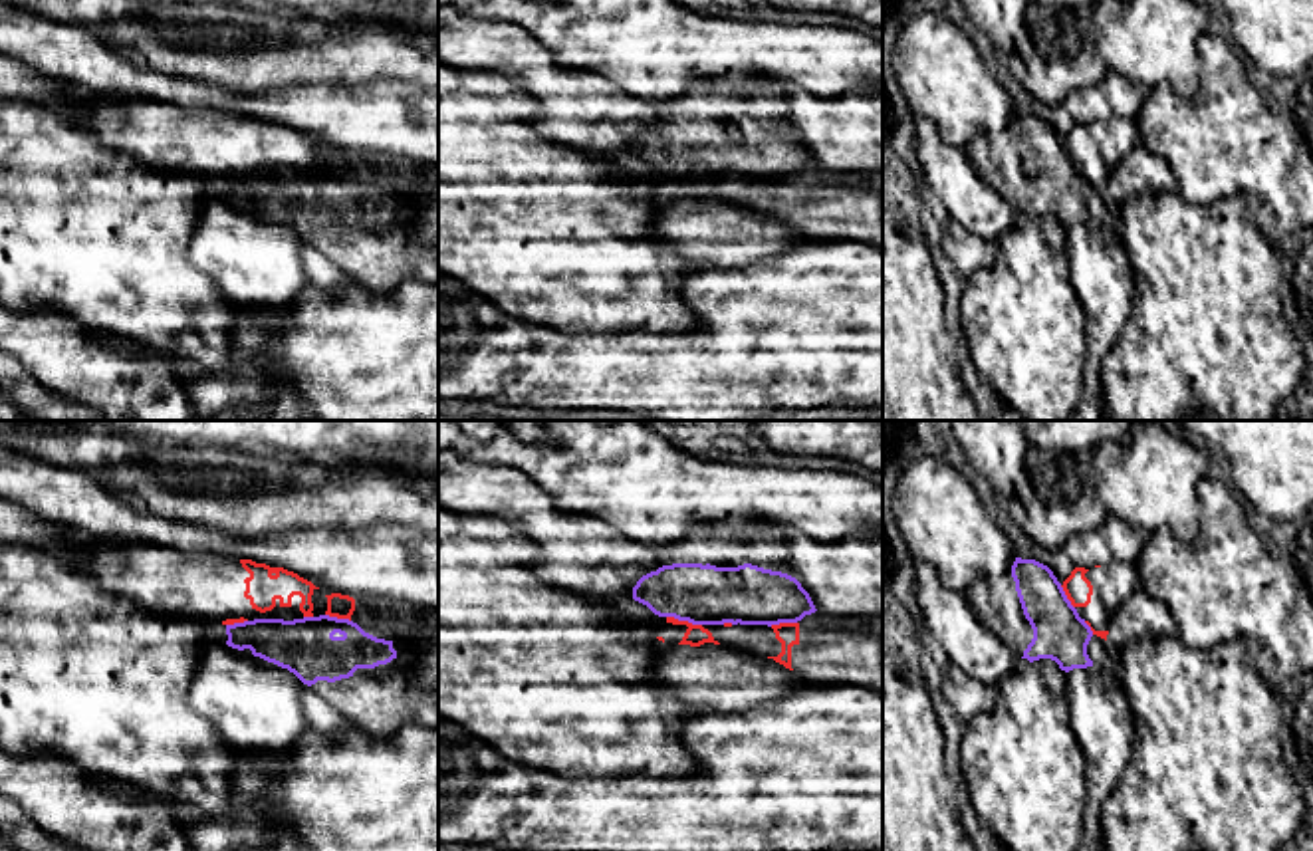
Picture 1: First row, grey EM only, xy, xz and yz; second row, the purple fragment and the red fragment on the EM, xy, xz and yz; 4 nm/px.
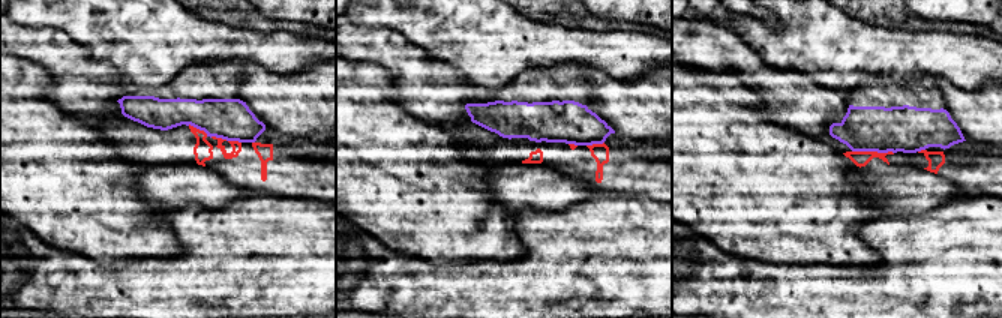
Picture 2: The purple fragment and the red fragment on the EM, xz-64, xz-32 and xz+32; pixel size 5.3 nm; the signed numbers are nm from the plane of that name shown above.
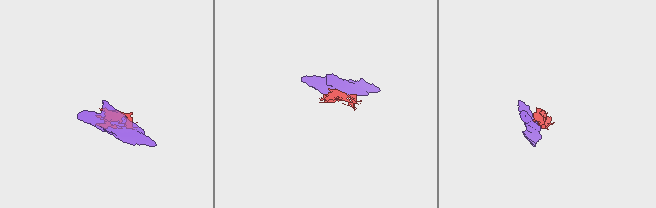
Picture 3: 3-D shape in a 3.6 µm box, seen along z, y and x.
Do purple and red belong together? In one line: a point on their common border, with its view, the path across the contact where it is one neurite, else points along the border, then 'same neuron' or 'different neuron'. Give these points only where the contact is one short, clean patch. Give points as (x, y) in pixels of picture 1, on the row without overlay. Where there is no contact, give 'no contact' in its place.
contact xz (685, 175); different neuron

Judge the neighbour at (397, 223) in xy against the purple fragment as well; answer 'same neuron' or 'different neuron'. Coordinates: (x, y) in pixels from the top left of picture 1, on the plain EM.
same neuron

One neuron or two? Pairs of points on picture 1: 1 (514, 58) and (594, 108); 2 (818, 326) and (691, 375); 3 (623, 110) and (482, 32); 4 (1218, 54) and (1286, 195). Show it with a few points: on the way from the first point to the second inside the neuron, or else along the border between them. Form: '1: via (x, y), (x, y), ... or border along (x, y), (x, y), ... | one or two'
1: via (534, 68), (574, 106) | one
2: via (786, 334), (750, 346), (722, 367) | one
3: via (588, 110), (576, 108), (518, 56) | one
4: via (1224, 90), (1228, 123), (1264, 159) | one

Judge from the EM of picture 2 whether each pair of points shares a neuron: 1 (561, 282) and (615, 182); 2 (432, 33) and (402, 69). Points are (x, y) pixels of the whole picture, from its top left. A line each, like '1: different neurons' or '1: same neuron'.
1: different neurons
2: different neurons

